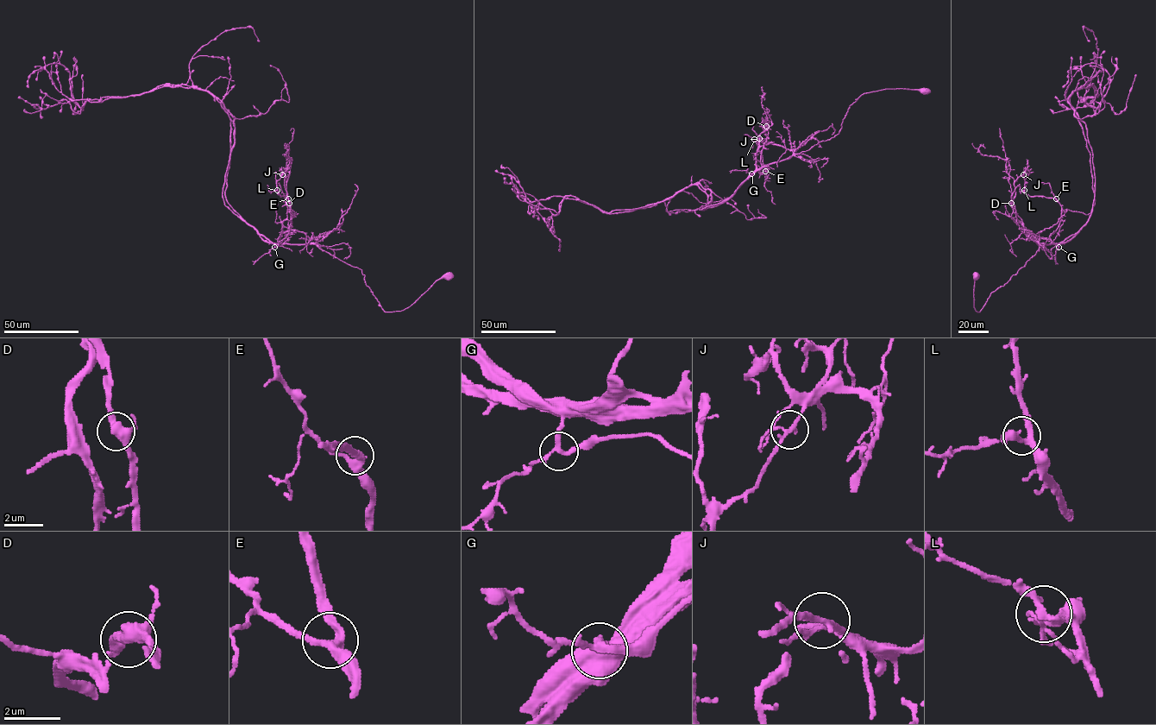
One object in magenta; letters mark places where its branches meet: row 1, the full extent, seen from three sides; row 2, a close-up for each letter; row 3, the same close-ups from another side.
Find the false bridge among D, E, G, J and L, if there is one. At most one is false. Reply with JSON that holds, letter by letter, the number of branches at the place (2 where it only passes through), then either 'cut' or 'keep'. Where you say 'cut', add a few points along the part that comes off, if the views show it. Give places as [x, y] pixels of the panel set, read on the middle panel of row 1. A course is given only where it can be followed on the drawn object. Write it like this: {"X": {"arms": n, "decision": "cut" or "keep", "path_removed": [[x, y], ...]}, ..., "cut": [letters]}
{"D": {"arms": 3, "decision": "keep"}, "E": {"arms": 3, "decision": "keep"}, "G": {"arms": 3, "decision": "keep"}, "J": {"arms": 3, "decision": "cut", "path_removed": [[759, 138], [768, 176], [762, 165], [704, 210], [690, 185], [609, 212], [563, 198], [548, 225], [513, 185]]}, "L": {"arms": 3, "decision": "keep"}, "cut": ["J"]}

